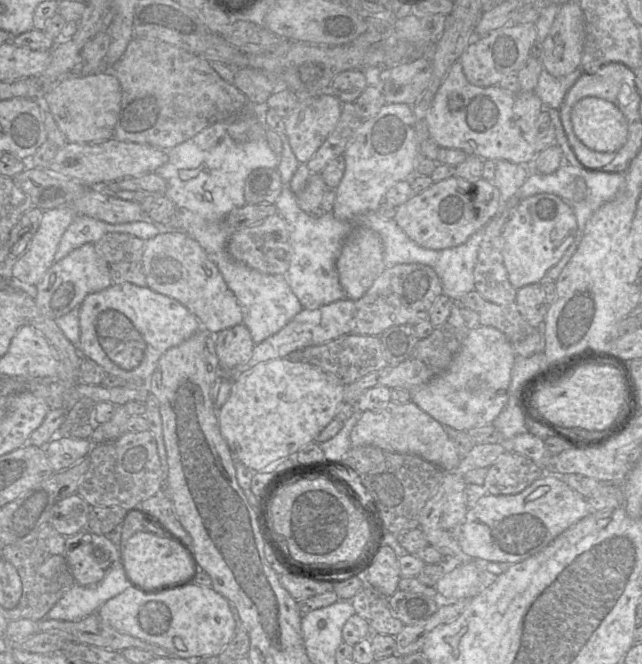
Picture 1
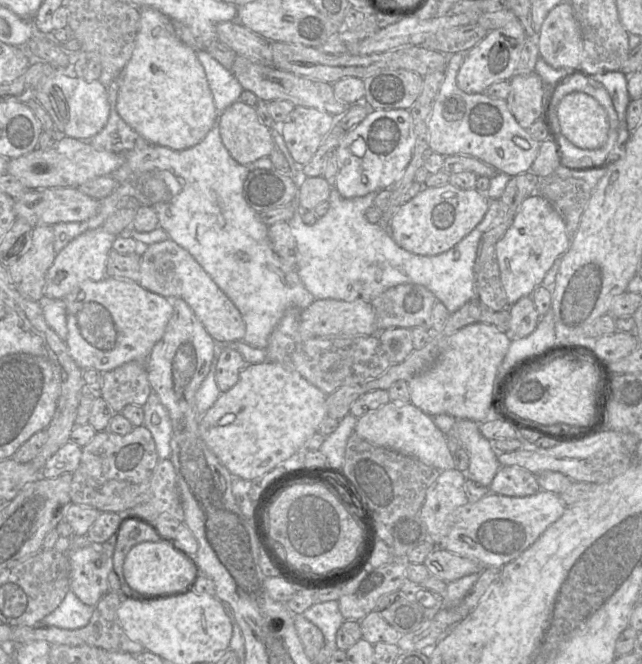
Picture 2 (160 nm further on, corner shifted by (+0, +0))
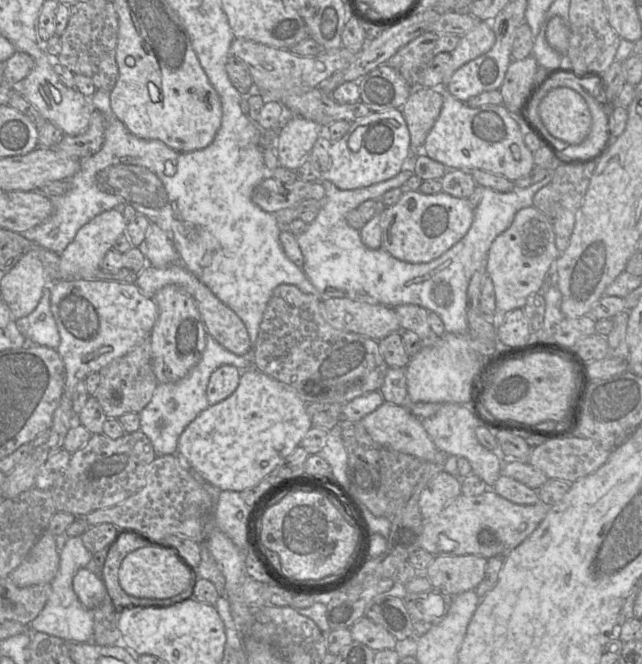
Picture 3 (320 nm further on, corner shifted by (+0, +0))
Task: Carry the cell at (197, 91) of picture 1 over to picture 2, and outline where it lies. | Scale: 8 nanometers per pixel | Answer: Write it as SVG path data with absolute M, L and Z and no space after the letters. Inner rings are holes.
M114 79L107 88L110 115L106 126L88 142L97 150L125 153L135 148L145 148L149 144L134 131L118 114L118 80Z

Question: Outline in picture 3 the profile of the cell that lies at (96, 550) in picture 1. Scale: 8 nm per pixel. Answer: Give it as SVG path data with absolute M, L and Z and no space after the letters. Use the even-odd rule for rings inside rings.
M90 567L78 570L73 578L73 590L82 605L93 610L107 598L107 589L97 571Z

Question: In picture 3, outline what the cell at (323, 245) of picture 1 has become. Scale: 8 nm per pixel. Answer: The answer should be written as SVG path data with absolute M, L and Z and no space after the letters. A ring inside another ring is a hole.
M409 151L409 160L395 177L377 184L353 190L341 190L330 180L322 177L321 183L325 189L326 203L319 210L318 215L307 229L296 236L296 241L304 257L302 270L324 298L349 298L354 301L371 304L382 304L395 307L401 304L416 304L428 311L436 312L441 318L445 332L454 334L468 334L466 316L467 289L472 275L485 266L488 251L495 238L512 224L516 213L533 206L534 195L546 186L553 177L549 173L543 180L527 187L514 187L508 192L498 192L491 188L482 187L482 199L474 210L473 222L467 233L440 257L426 263L409 263L390 255L383 248L369 249L361 241L360 232L350 227L346 222L346 214L367 200L378 200L384 193L394 188L405 187L409 178L414 174L414 157Z

